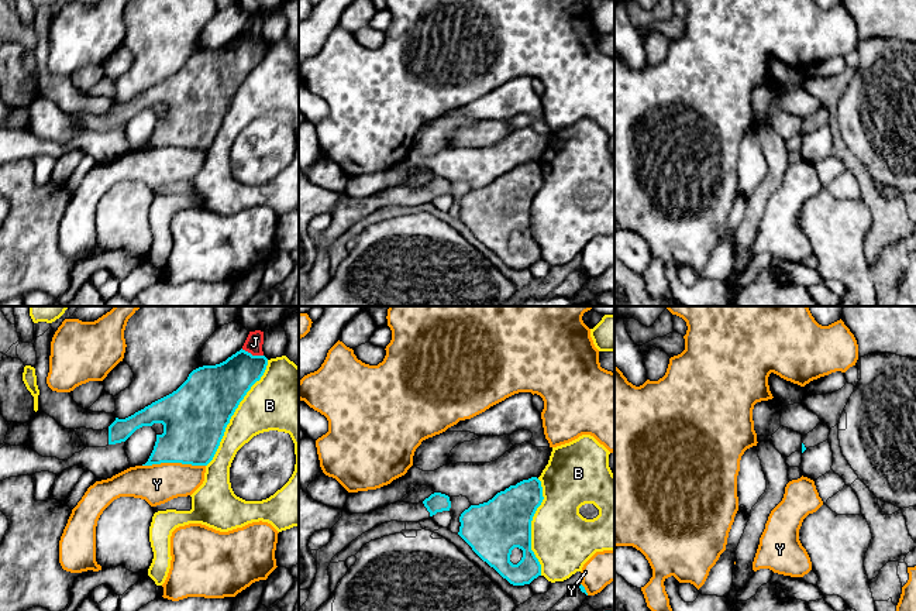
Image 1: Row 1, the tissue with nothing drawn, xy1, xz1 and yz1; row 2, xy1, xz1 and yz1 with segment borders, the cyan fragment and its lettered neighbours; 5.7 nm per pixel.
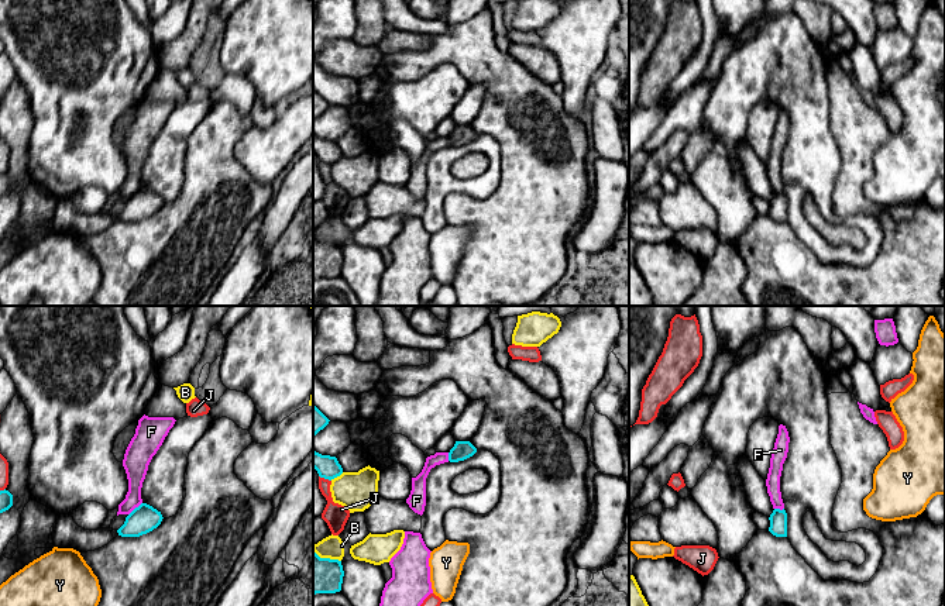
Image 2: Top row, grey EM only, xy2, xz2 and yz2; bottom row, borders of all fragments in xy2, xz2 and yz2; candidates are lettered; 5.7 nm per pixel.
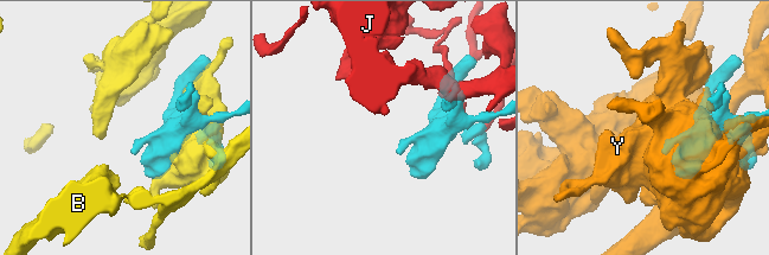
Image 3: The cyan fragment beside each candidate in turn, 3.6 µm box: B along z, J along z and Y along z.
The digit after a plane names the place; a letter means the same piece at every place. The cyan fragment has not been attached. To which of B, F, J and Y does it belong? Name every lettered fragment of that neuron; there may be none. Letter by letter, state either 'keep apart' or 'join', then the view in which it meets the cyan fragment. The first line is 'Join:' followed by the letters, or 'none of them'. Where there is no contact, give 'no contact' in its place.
Join: none of them
B: keep apart; contact in xy1
F: keep apart; contact in xy2
J: keep apart; contact in xy1
Y: keep apart; contact in xy1

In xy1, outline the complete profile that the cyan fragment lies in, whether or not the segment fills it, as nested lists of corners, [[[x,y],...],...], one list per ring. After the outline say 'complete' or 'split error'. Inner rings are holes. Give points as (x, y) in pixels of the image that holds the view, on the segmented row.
[[[240,350],[216,365],[193,370],[172,394],[103,430],[75,429],[86,447],[125,442],[137,429],[163,425],[148,461],[142,466],[182,463],[207,466],[224,436],[231,416],[268,365],[265,356]]] | split error

